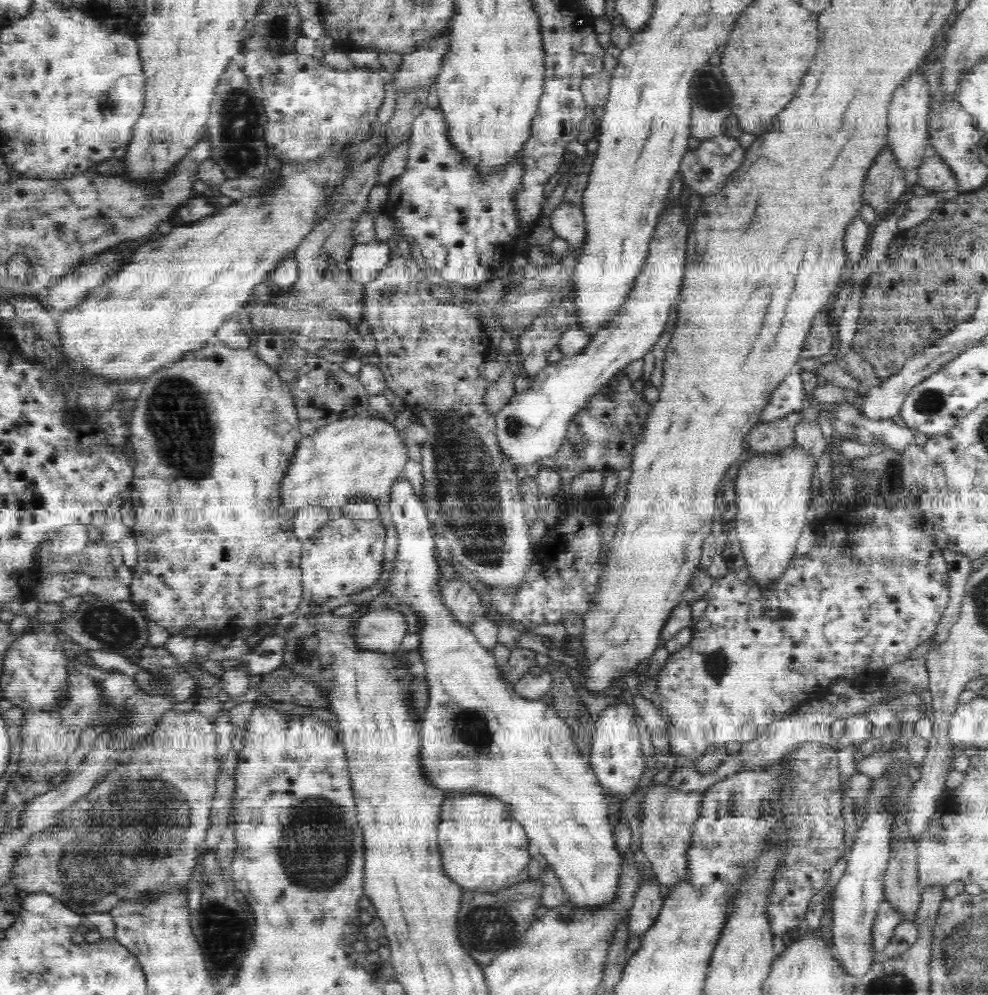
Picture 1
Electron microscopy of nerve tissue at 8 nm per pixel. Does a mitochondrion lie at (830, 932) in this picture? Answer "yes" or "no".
no

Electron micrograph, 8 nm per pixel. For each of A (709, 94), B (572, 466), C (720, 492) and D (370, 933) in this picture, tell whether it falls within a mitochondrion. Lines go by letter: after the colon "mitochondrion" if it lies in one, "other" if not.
A: mitochondrion
B: other
C: other
D: mitochondrion

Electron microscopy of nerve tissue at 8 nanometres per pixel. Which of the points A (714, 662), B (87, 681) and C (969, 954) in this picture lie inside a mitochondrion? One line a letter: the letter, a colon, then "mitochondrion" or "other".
A: mitochondrion
B: mitochondrion
C: mitochondrion

